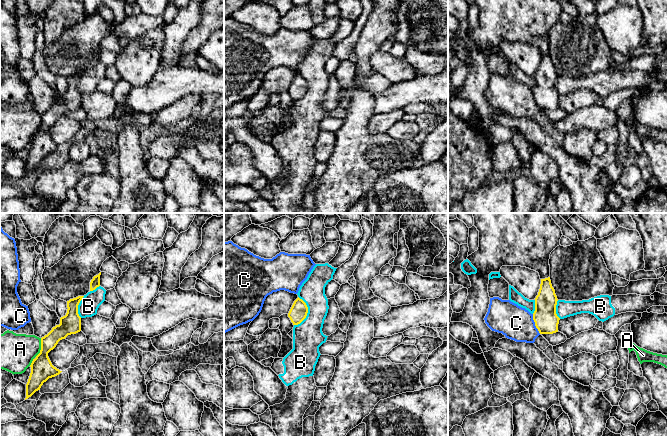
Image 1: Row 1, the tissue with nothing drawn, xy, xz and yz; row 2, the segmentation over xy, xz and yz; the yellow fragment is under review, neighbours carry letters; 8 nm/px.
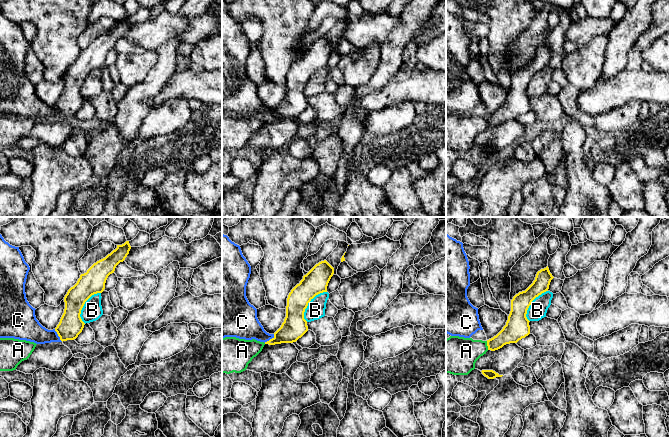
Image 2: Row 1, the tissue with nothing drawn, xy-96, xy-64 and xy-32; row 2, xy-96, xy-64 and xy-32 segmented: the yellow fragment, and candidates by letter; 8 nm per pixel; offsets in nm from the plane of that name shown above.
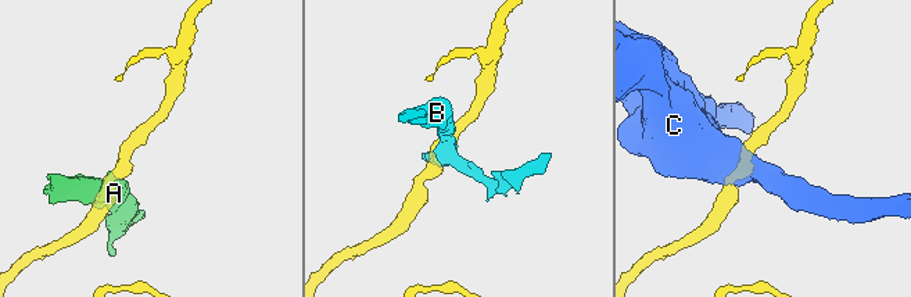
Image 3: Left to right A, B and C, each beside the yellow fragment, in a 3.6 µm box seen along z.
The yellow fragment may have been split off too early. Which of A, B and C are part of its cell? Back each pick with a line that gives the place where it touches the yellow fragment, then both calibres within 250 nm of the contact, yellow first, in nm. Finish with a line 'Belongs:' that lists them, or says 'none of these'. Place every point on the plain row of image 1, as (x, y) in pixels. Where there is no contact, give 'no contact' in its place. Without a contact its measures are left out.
Belongs: none of these

